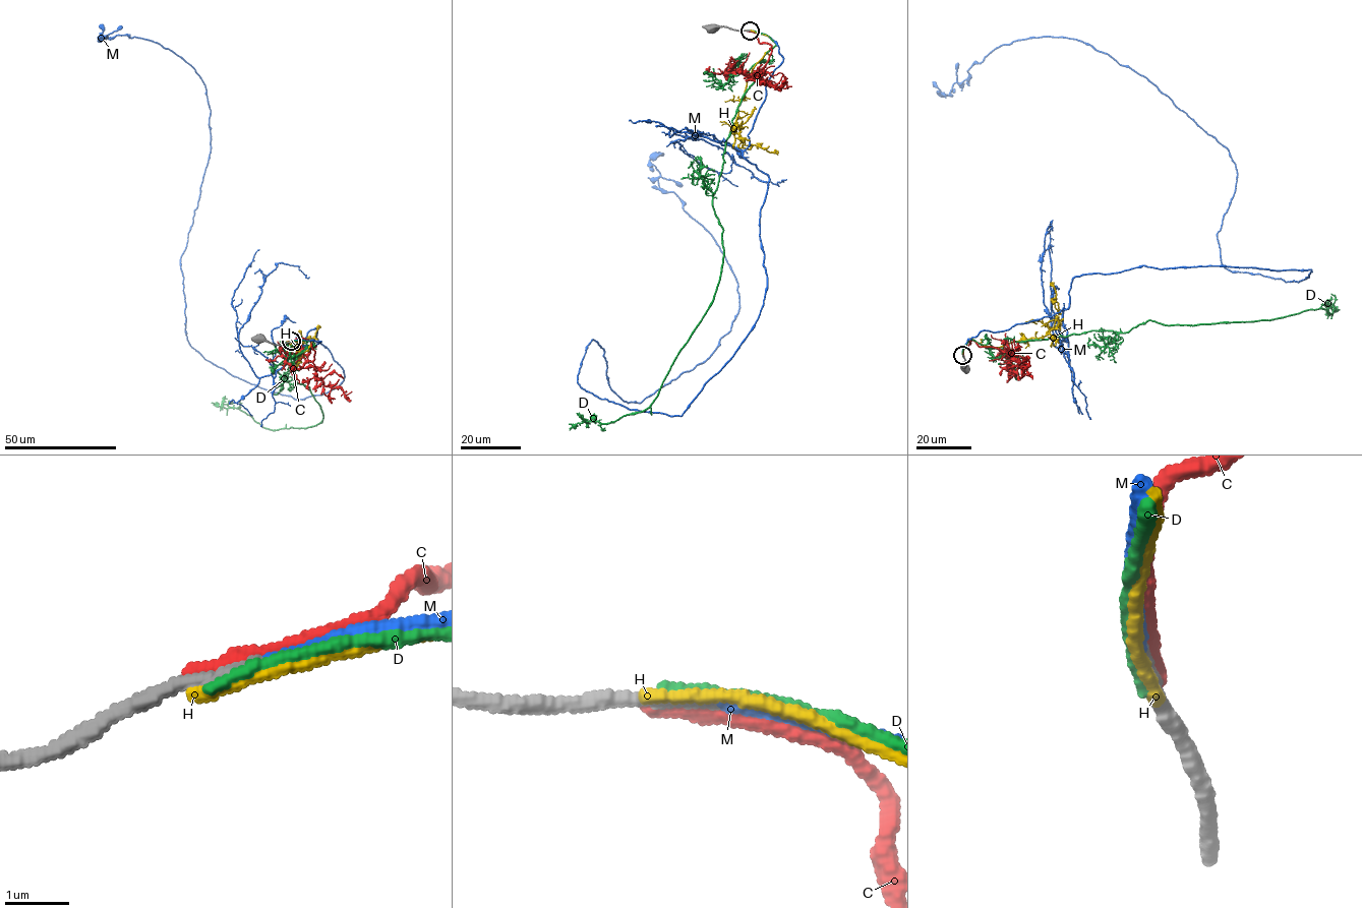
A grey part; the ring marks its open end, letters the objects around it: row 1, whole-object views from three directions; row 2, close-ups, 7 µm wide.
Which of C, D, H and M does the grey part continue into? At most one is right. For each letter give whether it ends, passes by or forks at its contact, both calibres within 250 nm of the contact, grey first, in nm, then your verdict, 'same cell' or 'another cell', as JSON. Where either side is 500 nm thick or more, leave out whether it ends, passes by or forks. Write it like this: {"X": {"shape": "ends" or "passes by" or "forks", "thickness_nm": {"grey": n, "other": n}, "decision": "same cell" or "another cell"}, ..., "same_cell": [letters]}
{"C": {"shape": "ends", "thickness_nm": {"grey": 280, "other": 280}, "decision": "another cell"}, "D": {"shape": "ends", "thickness_nm": {"grey": 240, "other": 190}, "decision": "another cell"}, "H": {"shape": "ends", "thickness_nm": {"grey": 280, "other": 240}, "decision": "another cell"}, "M": {"shape": "ends", "thickness_nm": {"grey": 200, "other": 200}, "decision": "same cell"}, "same_cell": ["M"]}

